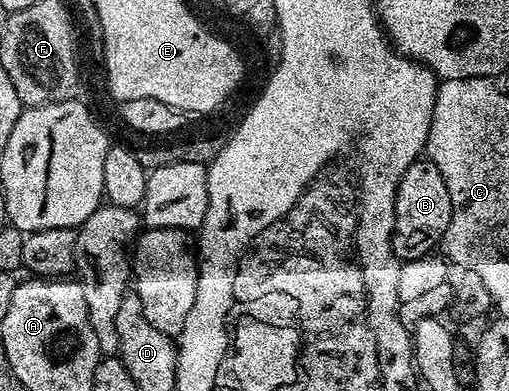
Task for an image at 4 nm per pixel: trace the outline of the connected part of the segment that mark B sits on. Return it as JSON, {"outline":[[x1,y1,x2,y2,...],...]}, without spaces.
{"outline":[[426,157,416,159,413,165,405,169,401,181,395,190,395,233,393,242,395,244,395,256,400,261,417,259,428,256,442,244,445,233,449,229,449,221,453,213,453,205,449,197,449,189,445,189,445,181,441,173,437,173,437,165]]}

